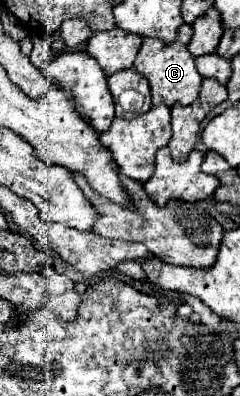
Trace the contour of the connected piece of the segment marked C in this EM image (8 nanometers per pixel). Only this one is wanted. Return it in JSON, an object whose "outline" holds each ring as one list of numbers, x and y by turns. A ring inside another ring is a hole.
{"outline":[[143,38,141,50,135,58,135,70,147,78,149,88,151,88,151,96,153,96,153,106,173,106,173,104,181,104,181,106,189,106,201,88,203,78,199,76,197,68,195,68,195,58,189,54,187,44,163,44,157,38]]}

